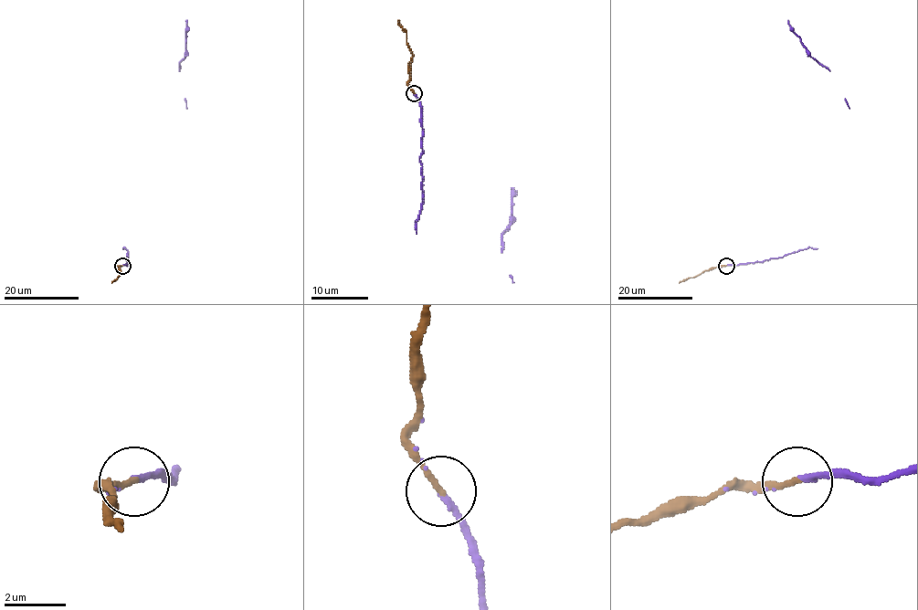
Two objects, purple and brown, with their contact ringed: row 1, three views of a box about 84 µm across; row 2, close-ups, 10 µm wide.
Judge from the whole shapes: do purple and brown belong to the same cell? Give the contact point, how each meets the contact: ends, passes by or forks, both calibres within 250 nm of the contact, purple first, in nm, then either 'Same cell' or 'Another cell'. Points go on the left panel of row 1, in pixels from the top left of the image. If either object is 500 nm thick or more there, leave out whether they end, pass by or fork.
Place: (122, 266). At the ring purple ends. At the ring brown ends. Thickness 180 nm (purple) against 180 nm. Same cell

